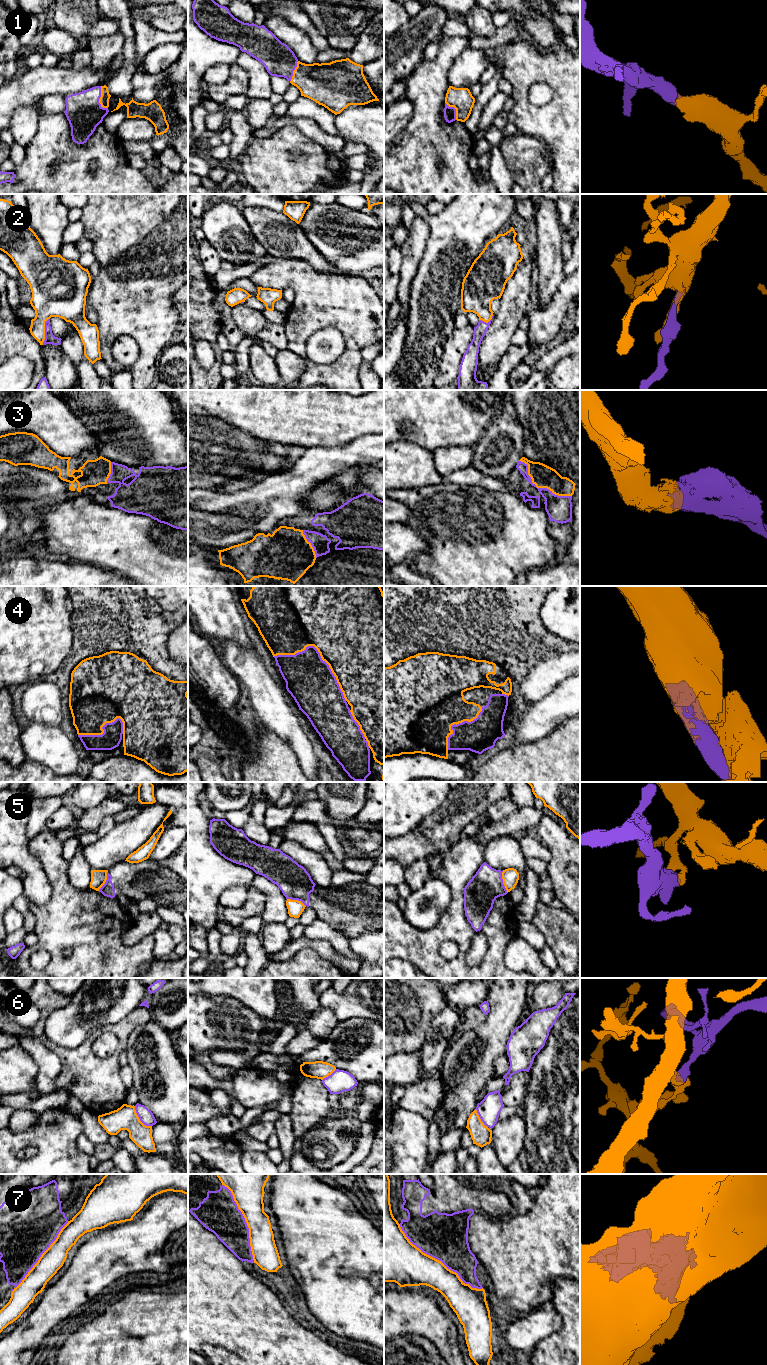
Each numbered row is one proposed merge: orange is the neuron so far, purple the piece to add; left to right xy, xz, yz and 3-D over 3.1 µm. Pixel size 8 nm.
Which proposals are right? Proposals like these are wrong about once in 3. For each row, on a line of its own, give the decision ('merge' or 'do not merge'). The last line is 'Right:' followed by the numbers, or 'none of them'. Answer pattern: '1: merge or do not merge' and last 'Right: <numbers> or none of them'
1: merge
2: merge
3: merge
4: merge
5: do not merge
6: do not merge
7: do not merge
Right: 1, 2, 3, 4

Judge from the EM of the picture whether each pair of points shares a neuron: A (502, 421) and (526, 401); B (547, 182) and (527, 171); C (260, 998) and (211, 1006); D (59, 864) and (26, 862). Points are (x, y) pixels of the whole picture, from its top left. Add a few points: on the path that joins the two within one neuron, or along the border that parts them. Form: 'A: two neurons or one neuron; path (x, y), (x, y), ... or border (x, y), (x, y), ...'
A: two neurons; border (512, 400), (517, 419), (525, 432)
B: two neurons; border (550, 171), (540, 183)
C: two neurons; border (216, 995), (233, 996), (259, 1014)
D: two neurons; border (28, 843), (28, 849), (41, 864), (50, 885)

